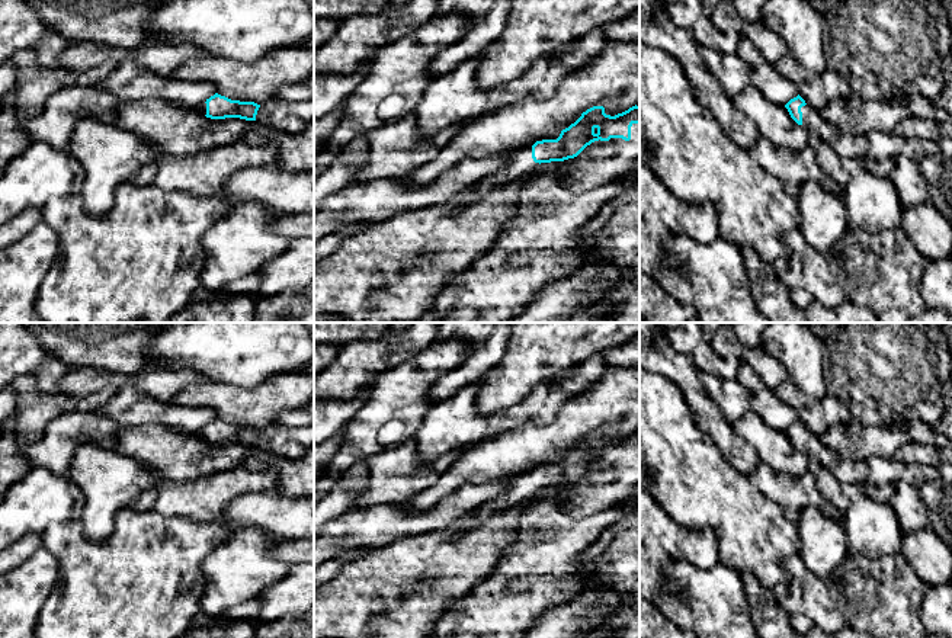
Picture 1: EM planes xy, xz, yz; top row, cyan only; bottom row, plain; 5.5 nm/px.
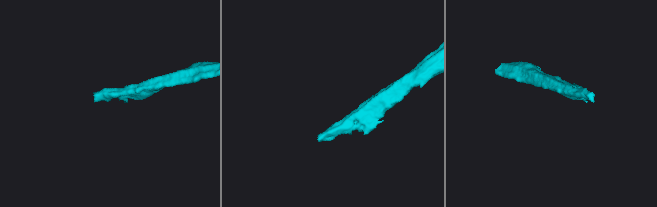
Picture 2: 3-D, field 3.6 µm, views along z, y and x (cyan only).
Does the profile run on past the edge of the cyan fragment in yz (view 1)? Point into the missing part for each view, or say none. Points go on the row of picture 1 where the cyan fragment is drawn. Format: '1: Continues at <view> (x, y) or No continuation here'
1: Continues at yz (846, 146)

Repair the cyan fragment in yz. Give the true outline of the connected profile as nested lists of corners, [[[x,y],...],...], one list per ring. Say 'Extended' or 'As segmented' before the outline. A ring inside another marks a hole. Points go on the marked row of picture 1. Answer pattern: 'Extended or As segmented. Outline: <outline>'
Extended. Outline: [[[799,94],[791,99],[785,108],[798,125],[805,126],[808,132],[818,134],[840,158],[862,161],[868,158],[869,144],[866,135],[853,135],[836,129],[823,119],[820,112],[810,108]]]

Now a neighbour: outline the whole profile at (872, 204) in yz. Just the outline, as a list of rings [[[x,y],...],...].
[[[865,166],[852,173],[843,186],[842,201],[849,227],[876,234],[901,228],[904,206],[890,177],[871,173]]]

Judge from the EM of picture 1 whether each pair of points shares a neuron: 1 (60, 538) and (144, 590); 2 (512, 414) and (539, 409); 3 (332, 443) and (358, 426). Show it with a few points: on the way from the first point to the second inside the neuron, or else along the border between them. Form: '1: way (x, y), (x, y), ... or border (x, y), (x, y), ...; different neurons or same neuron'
1: way (80, 551), (124, 590); same neuron
2: way (519, 414), (532, 409); same neuron
3: border (343, 429), (339, 448), (329, 462); different neurons

